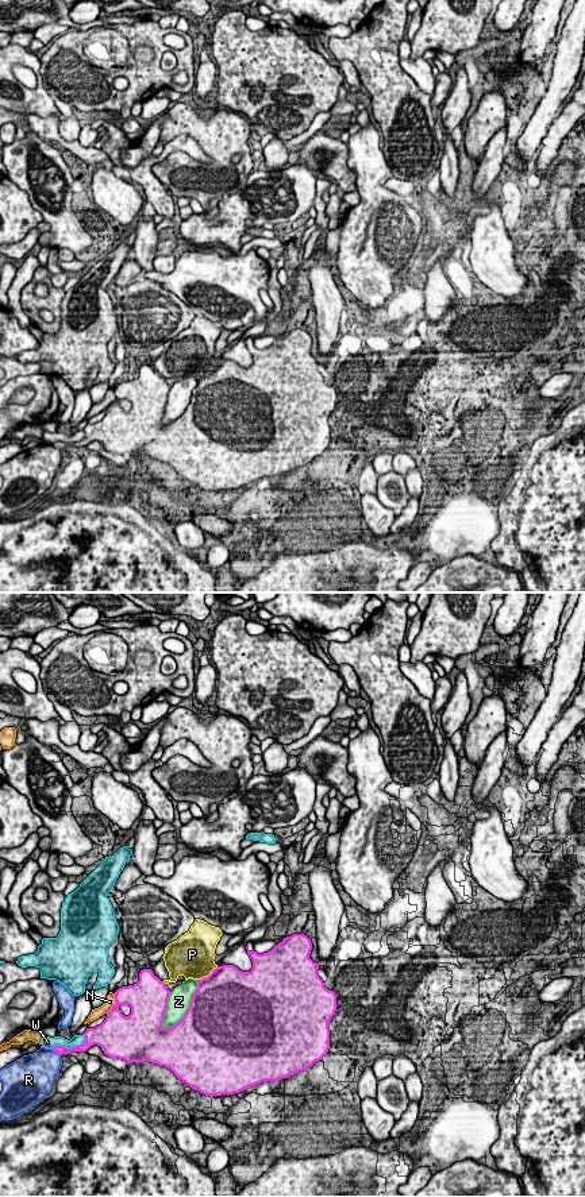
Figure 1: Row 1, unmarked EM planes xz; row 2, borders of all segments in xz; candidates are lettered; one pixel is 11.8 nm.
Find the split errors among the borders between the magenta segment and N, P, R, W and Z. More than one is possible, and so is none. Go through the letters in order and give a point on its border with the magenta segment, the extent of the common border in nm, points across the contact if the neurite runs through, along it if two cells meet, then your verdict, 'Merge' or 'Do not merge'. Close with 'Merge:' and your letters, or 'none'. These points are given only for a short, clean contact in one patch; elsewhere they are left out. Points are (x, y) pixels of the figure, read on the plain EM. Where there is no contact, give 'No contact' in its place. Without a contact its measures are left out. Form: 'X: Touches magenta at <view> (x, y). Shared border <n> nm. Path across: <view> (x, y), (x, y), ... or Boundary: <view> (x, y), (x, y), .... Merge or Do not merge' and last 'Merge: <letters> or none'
N: Touches magenta at xz (116, 398). Shared border 260 nm. Do not merge
P: Touches magenta at xz (208, 371). Shared border 320 nm. Do not merge
R: Touches magenta at xz (56, 447). Shared border 160 nm. Do not merge
W: Touches magenta at xz (69, 444). Shared border 460 nm. Do not merge
Z: Touches magenta at xz (189, 404). Shared border 700 nm. Merge
Merge: Z

